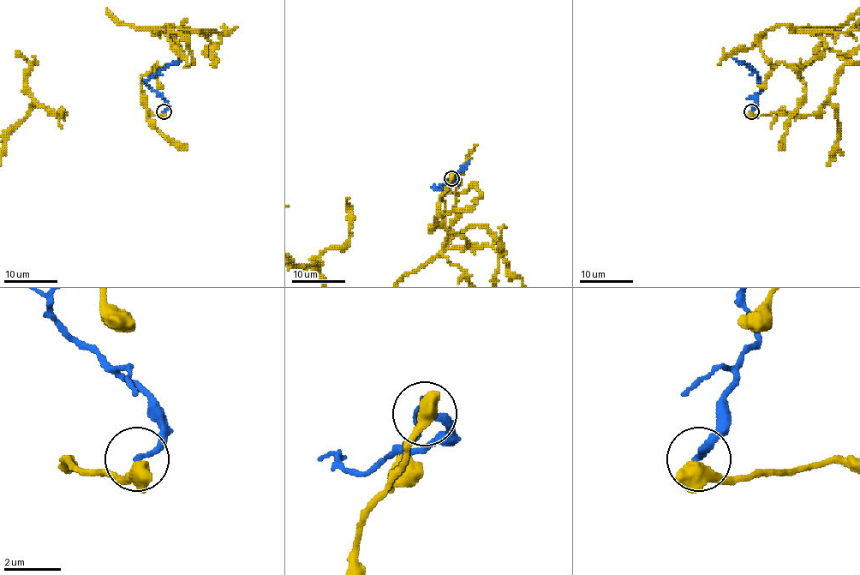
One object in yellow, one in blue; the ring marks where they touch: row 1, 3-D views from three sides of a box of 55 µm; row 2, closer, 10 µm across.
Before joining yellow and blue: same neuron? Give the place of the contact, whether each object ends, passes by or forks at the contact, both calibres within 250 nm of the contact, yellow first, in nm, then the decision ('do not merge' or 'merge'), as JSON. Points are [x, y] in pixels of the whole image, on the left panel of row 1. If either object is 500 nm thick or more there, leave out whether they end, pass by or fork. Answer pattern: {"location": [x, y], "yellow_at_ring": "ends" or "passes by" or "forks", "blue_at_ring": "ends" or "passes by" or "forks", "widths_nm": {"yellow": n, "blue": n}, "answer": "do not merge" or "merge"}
{"location": [164, 111], "widths_nm": {"yellow": 650, "blue": 220}, "answer": "do not merge"}

